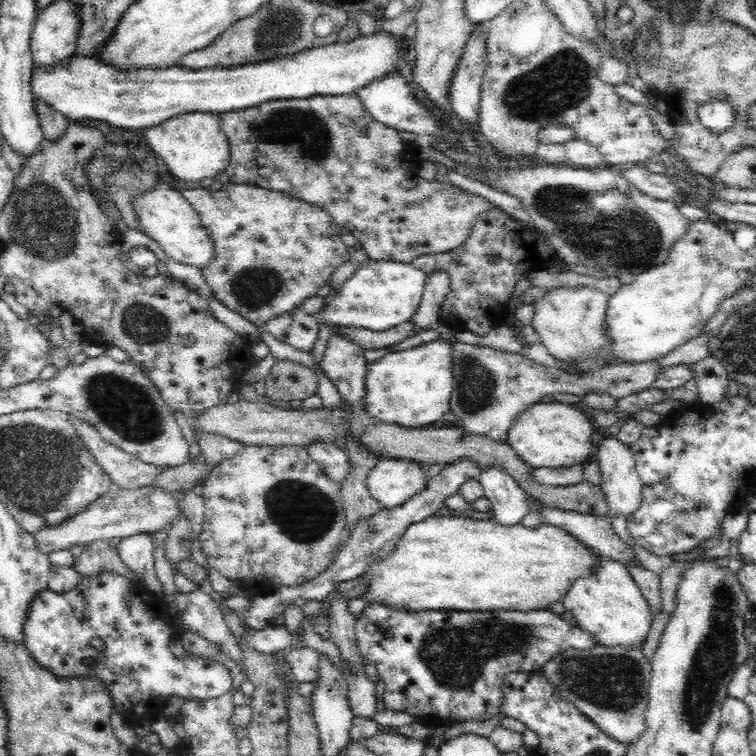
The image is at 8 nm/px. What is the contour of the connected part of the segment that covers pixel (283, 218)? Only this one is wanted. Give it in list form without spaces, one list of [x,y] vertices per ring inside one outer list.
[[[232,181],[224,183],[221,190],[211,191],[204,190],[204,188],[198,188],[198,190],[182,190],[182,193],[184,198],[186,198],[198,212],[201,224],[208,233],[213,246],[213,253],[209,258],[209,261],[199,268],[204,282],[208,284],[212,294],[220,300],[220,302],[226,304],[228,308],[238,312],[242,317],[248,319],[261,329],[269,318],[280,314],[282,311],[288,312],[293,308],[301,307],[303,304],[302,302],[304,302],[306,298],[315,296],[321,286],[326,286],[326,282],[330,280],[332,273],[336,272],[336,268],[340,268],[342,264],[346,264],[346,262],[350,260],[348,246],[346,246],[344,240],[340,238],[338,226],[333,222],[331,215],[316,204],[298,200],[286,193],[271,191],[267,188],[257,187],[256,185],[234,184]]]

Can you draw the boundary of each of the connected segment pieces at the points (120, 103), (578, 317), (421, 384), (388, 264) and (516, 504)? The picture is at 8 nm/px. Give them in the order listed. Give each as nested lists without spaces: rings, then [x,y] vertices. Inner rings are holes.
[[[374,33],[358,36],[345,43],[334,42],[318,45],[293,55],[257,64],[246,64],[231,68],[202,68],[187,70],[184,67],[120,69],[90,57],[73,56],[48,69],[36,68],[31,81],[35,97],[44,99],[52,108],[62,113],[70,122],[79,120],[99,120],[120,128],[132,130],[160,124],[173,116],[189,112],[223,113],[243,108],[252,108],[268,100],[290,100],[311,96],[350,95],[352,91],[368,86],[368,82],[378,80],[397,68],[398,52],[402,52],[402,39],[392,34]]]
[[[560,285],[548,288],[532,302],[534,314],[530,325],[539,334],[540,343],[556,359],[568,361],[591,355],[607,343],[603,320],[608,299],[609,296],[596,287]]]
[[[437,339],[367,362],[366,414],[377,421],[398,424],[403,428],[430,427],[443,420],[443,415],[450,412],[453,362],[452,342],[439,342]]]
[[[368,259],[315,314],[318,322],[369,331],[385,331],[406,322],[421,301],[426,276],[412,263]]]
[[[492,469],[484,472],[479,481],[485,498],[492,503],[491,519],[500,526],[516,526],[530,512],[532,501],[512,477],[504,471]]]

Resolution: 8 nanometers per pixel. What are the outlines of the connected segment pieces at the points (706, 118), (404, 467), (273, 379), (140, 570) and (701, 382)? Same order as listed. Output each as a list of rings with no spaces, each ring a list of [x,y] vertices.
[[[716,98],[697,106],[697,115],[702,126],[712,134],[724,134],[734,126],[734,111],[729,102]]]
[[[378,459],[367,479],[369,492],[382,509],[396,508],[427,488],[425,467],[405,459]]]
[[[278,360],[272,364],[265,376],[264,400],[304,400],[317,392],[318,379],[316,372],[301,363],[292,360]]]
[[[138,534],[122,538],[117,545],[118,557],[124,566],[142,578],[146,590],[161,594],[161,586],[155,568],[155,544],[150,534]]]
[[[708,355],[704,360],[690,365],[697,386],[698,402],[718,404],[724,400],[724,396],[728,396],[730,379],[719,360]]]

